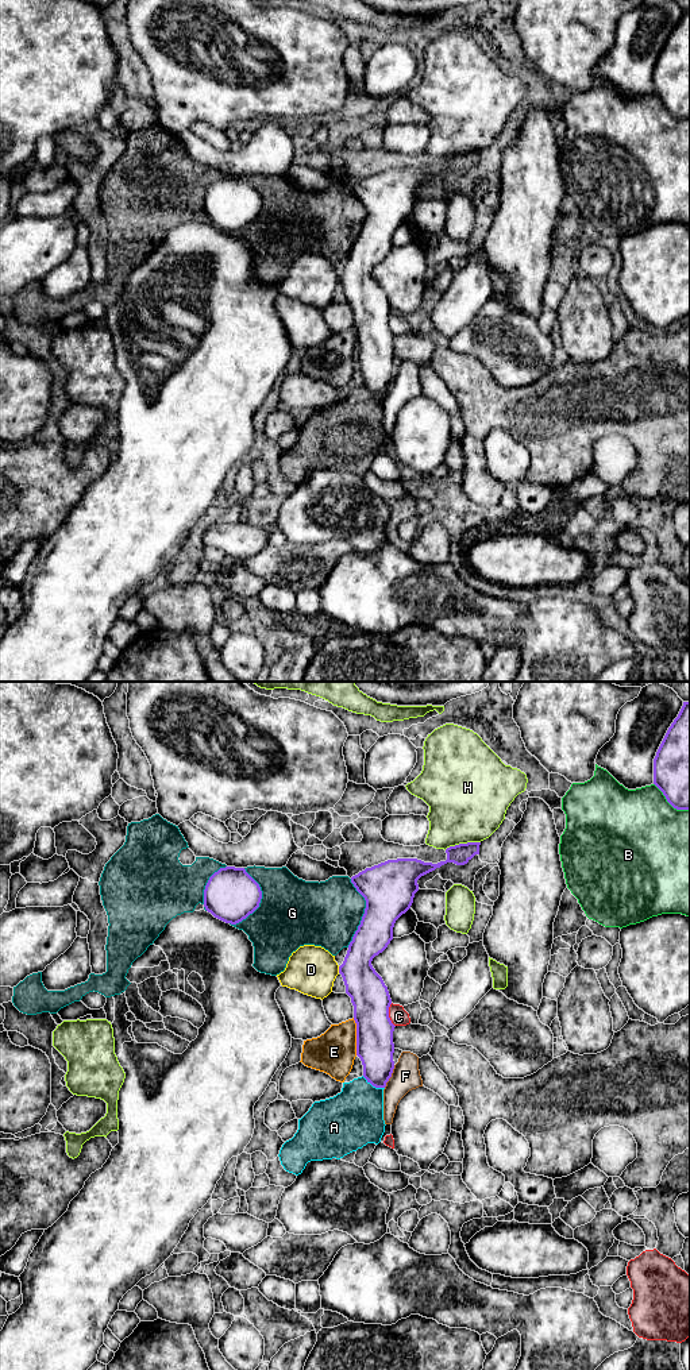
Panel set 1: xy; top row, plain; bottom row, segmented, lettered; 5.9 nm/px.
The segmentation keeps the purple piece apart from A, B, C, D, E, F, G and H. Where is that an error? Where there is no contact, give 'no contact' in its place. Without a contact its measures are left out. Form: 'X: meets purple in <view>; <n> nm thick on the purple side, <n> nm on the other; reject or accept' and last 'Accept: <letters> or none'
A: meets purple in xy; 220 nm thick on the purple side, 340 nm on the other; reject
B: meets purple in xy; 440 nm thick on the purple side, 500 nm on the other; reject
C: meets purple in xy; 220 nm thick on the purple side, 110 nm on the other; reject
D: meets purple in xy; 220 nm thick on the purple side, 300 nm on the other; reject
E: meets purple in xy; 220 nm thick on the purple side, 260 nm on the other; reject
F: meets purple in xy; 220 nm thick on the purple side, 170 nm on the other; reject
G: meets purple in xy; 300 nm thick on the purple side, 400 nm on the other; reject
H: meets purple in xy; 120 nm thick on the purple side, 460 nm on the other; reject
Accept: none

